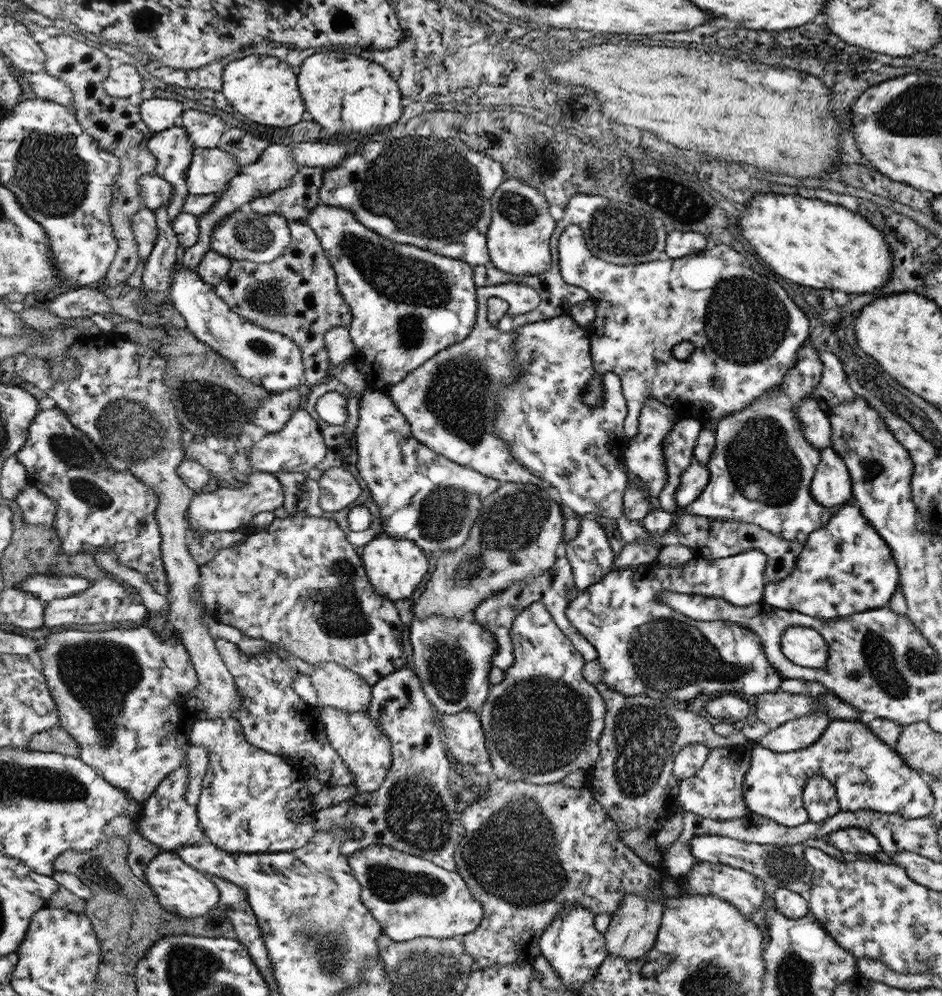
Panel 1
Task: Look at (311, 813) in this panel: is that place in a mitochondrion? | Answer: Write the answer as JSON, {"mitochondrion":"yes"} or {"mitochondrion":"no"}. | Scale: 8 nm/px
{"mitochondrion":"no"}

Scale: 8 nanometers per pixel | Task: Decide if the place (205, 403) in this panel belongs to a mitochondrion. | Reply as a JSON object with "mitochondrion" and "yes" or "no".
{"mitochondrion":"yes"}

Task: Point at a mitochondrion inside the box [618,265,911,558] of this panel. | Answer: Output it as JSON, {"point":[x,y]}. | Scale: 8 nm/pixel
{"point":[744,323]}

